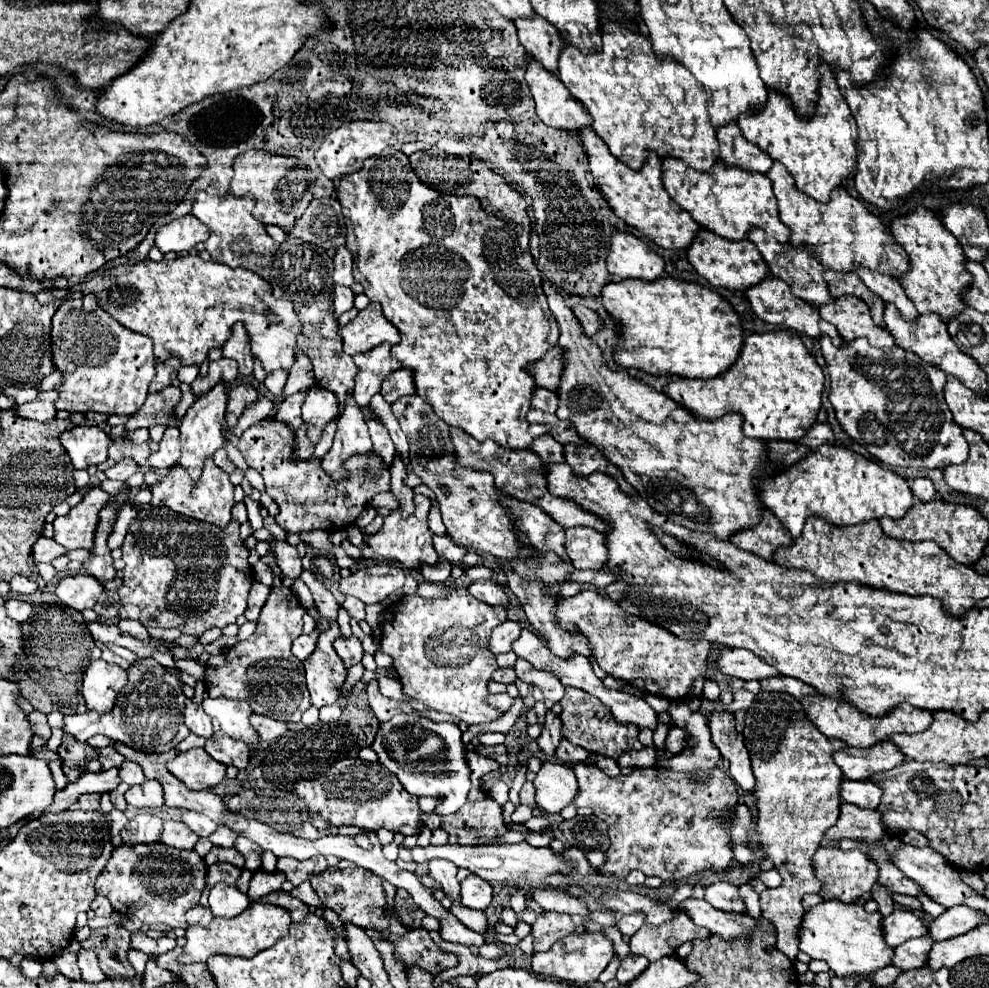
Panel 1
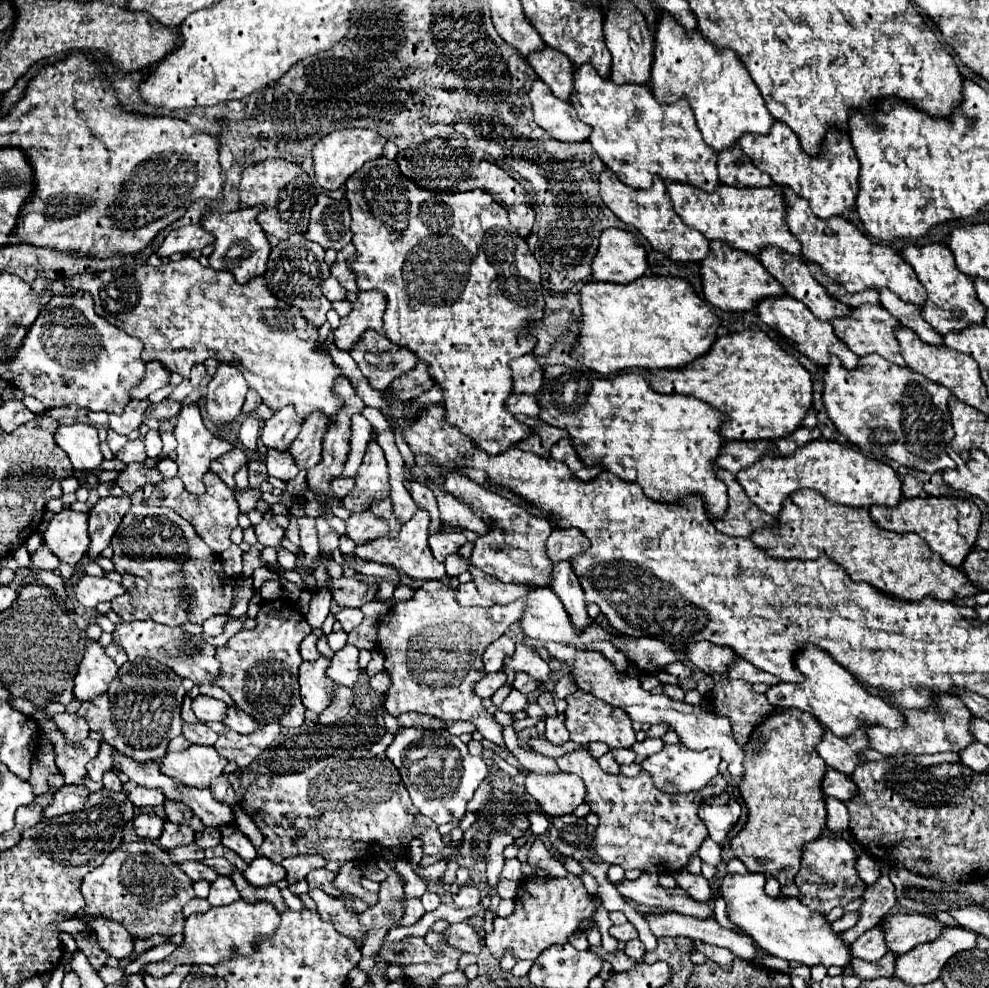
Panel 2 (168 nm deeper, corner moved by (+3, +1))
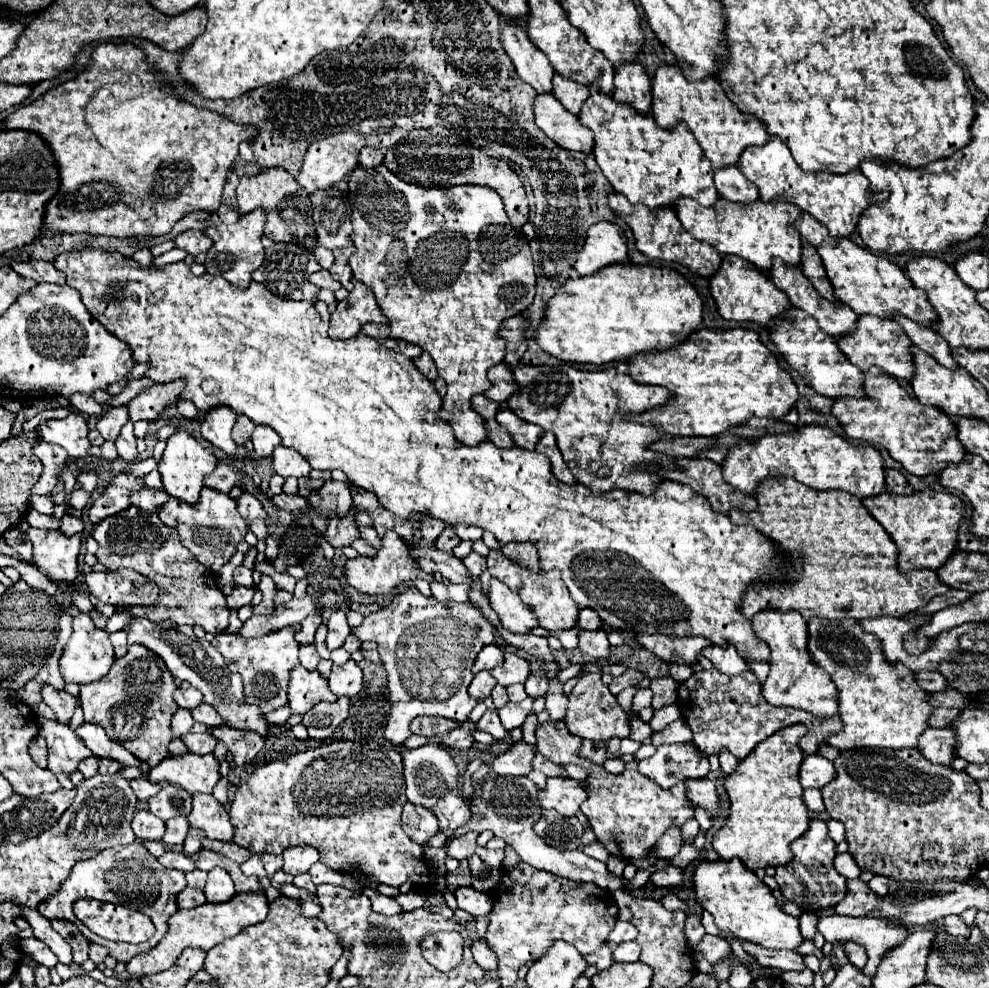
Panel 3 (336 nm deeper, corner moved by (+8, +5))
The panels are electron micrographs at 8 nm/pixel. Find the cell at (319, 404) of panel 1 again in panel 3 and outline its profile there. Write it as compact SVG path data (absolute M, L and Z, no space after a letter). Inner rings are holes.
M281 444L273 450L273 466L275 466L275 472L283 478L289 478L289 476L301 478L301 476L309 476L311 472L311 466L307 466L307 460L301 454L295 454L295 450L285 448Z

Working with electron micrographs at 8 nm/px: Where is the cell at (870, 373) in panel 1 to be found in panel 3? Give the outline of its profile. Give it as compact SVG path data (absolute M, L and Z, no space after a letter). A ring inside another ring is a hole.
M869 368L865 372L863 390L863 398L833 400L831 412L849 438L881 444L893 460L917 476L941 472L947 462L961 462L965 454L963 444L955 438L955 426L951 424L951 418L943 414L943 410L919 404L909 386L901 384L891 374L879 372L877 368Z

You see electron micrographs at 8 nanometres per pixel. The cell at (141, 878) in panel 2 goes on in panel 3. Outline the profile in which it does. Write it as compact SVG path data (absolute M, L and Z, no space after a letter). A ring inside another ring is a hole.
M133 842L127 846L111 846L101 850L95 858L77 862L67 878L67 884L59 888L59 894L51 895L51 898L45 898L39 904L39 914L45 916L47 920L67 920L78 926L83 935L92 943L103 944L111 952L111 956L119 962L129 962L135 954L141 954L145 950L151 950L169 930L169 916L177 912L177 894L185 888L185 874L179 870L169 870L159 864L159 860L141 844ZM79 898L95 898L95 900L107 900L115 904L123 904L133 910L143 910L153 924L155 924L155 934L151 940L143 944L125 944L125 942L116 942L104 939L89 930L84 924L77 920L71 910L71 904Z

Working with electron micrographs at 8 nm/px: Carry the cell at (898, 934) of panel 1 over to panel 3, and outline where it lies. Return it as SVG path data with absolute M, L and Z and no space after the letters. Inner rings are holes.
M845 942L845 954L847 954L849 962L855 964L857 968L863 968L867 962L867 952L857 942Z

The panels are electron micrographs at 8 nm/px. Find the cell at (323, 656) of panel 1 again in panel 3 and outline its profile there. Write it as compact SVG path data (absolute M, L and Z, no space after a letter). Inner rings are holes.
M295 666L291 670L291 680L289 680L291 712L305 714L321 700L327 700L327 702L337 700L327 686L327 678L323 678L317 670L305 670L303 666Z

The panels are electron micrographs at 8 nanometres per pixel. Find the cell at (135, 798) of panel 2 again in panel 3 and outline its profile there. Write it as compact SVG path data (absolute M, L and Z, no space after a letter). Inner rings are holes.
M135 778L135 780L131 780L131 788L133 788L137 800L143 800L143 802L147 802L151 796L155 796L161 790L159 784L151 784L147 778Z

